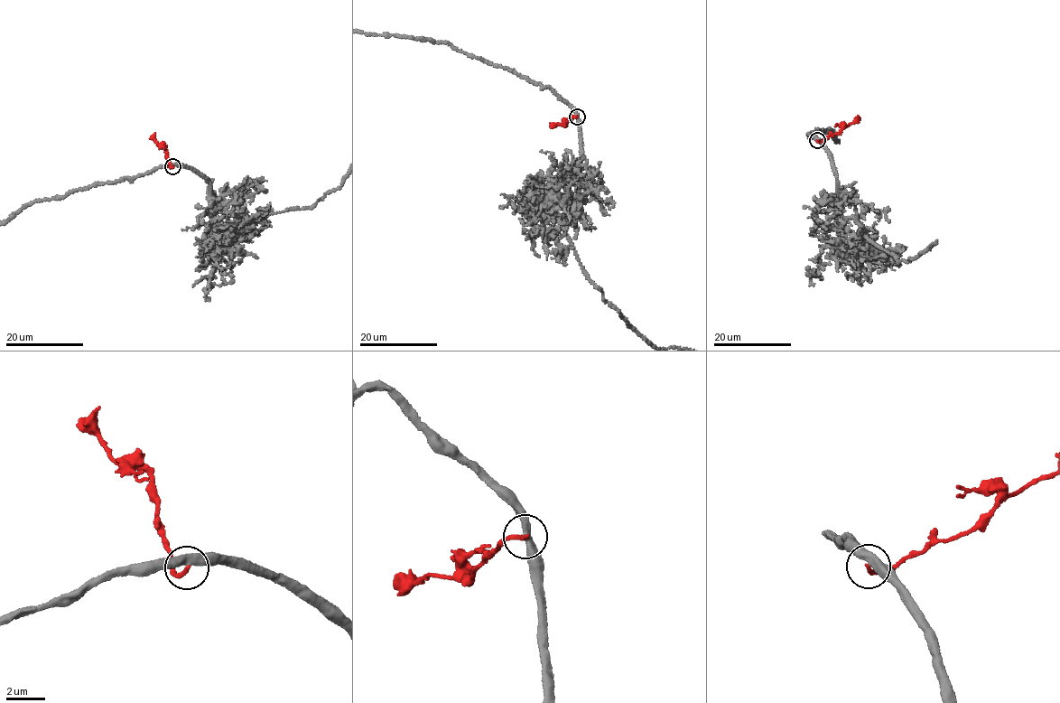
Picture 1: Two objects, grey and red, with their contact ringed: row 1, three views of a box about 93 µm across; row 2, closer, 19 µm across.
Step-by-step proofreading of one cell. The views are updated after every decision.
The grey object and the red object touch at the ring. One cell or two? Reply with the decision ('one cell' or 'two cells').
two cells

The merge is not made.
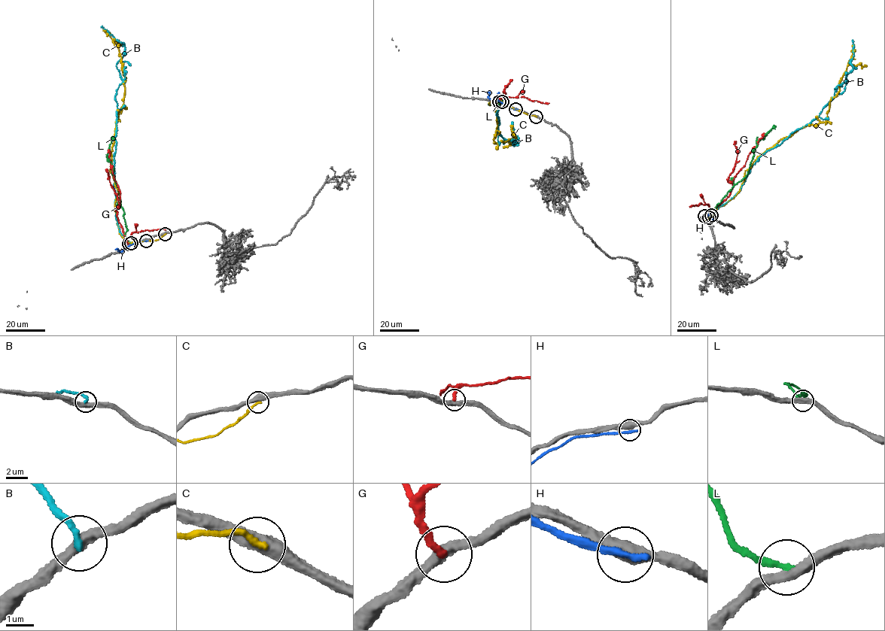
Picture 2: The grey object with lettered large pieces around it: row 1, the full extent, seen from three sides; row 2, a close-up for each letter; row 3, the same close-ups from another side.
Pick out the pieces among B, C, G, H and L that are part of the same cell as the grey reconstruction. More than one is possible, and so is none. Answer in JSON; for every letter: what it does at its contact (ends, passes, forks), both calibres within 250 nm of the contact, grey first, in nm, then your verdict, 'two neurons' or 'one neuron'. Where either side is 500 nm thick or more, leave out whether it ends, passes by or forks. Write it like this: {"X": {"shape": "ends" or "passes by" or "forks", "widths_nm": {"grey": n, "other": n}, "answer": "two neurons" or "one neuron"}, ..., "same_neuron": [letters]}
{"B": {"shape": "ends", "widths_nm": {"grey": 400, "other": 240}, "answer": "two neurons"}, "C": {"shape": "ends", "widths_nm": {"grey": 480, "other": 240}, "answer": "two neurons"}, "G": {"shape": "ends", "widths_nm": {"grey": 400, "other": 260}, "answer": "two neurons"}, "H": {"widths_nm": {"grey": 500, "other": 280}, "answer": "two neurons"}, "L": {"shape": "ends", "widths_nm": {"grey": 360, "other": 220}, "answer": "two neurons"}, "same_neuron": []}

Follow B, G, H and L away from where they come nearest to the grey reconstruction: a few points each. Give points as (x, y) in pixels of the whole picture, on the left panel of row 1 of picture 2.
B: (128, 244), (116, 216), (114, 186), (115, 98), (123, 81), (116, 64), (125, 49), (101, 25)
G: (129, 244), (117, 216), (115, 208), (120, 202), (120, 193), (108, 158), (108, 150)
H: (146, 241), (136, 241), (120, 251), (115, 249)
L: (131, 243), (125, 236), (127, 230), (124, 213), (112, 174), (111, 165), (107, 156), (110, 144), (114, 139)

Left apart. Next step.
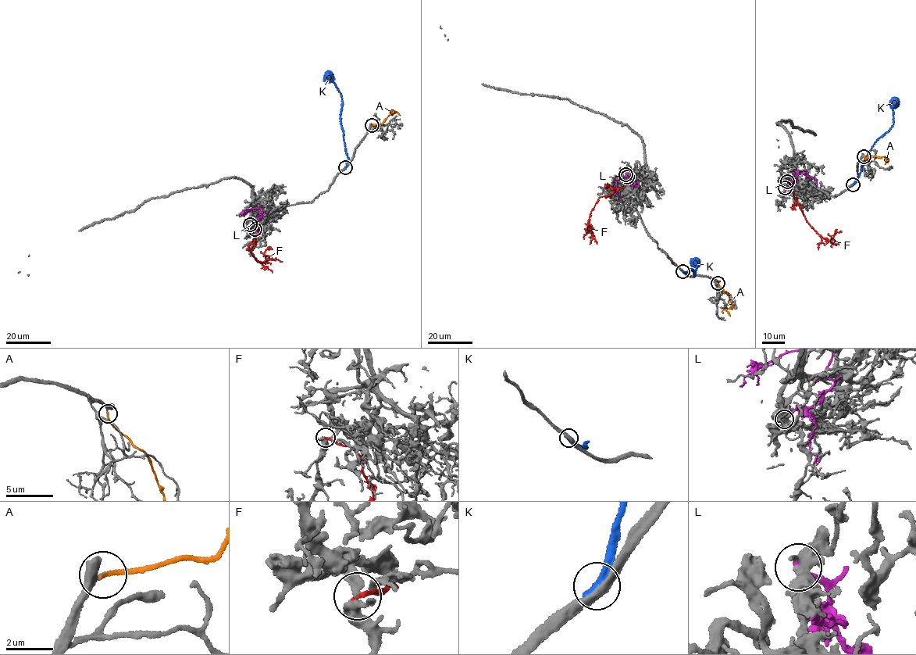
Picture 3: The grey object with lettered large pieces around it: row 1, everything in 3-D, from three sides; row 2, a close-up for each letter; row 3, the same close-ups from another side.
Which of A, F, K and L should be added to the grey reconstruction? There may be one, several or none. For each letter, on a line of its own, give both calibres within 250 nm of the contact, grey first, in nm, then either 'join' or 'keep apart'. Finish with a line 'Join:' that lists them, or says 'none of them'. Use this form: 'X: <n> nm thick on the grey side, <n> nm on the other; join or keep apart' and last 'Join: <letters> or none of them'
A: 240 nm thick on the grey side, 150 nm on the other; join
F: 320 nm thick on the grey side, 180 nm on the other; keep apart
K: 300 nm thick on the grey side, 340 nm on the other; keep apart
L: 480 nm thick on the grey side, 260 nm on the other; keep apart
Join: A

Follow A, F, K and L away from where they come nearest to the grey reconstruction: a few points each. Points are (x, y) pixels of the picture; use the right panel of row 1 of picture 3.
A: (864, 155), (866, 159), (884, 156), (885, 164)
F: (785, 187), (793, 191), (807, 222), (823, 238), (828, 241), (833, 238), (835, 230), (841, 231)
K: (853, 184), (873, 144), (892, 126), (892, 109), (897, 103), (896, 98)
L: (787, 181), (795, 180), (794, 177), (800, 170), (814, 177), (816, 186)

